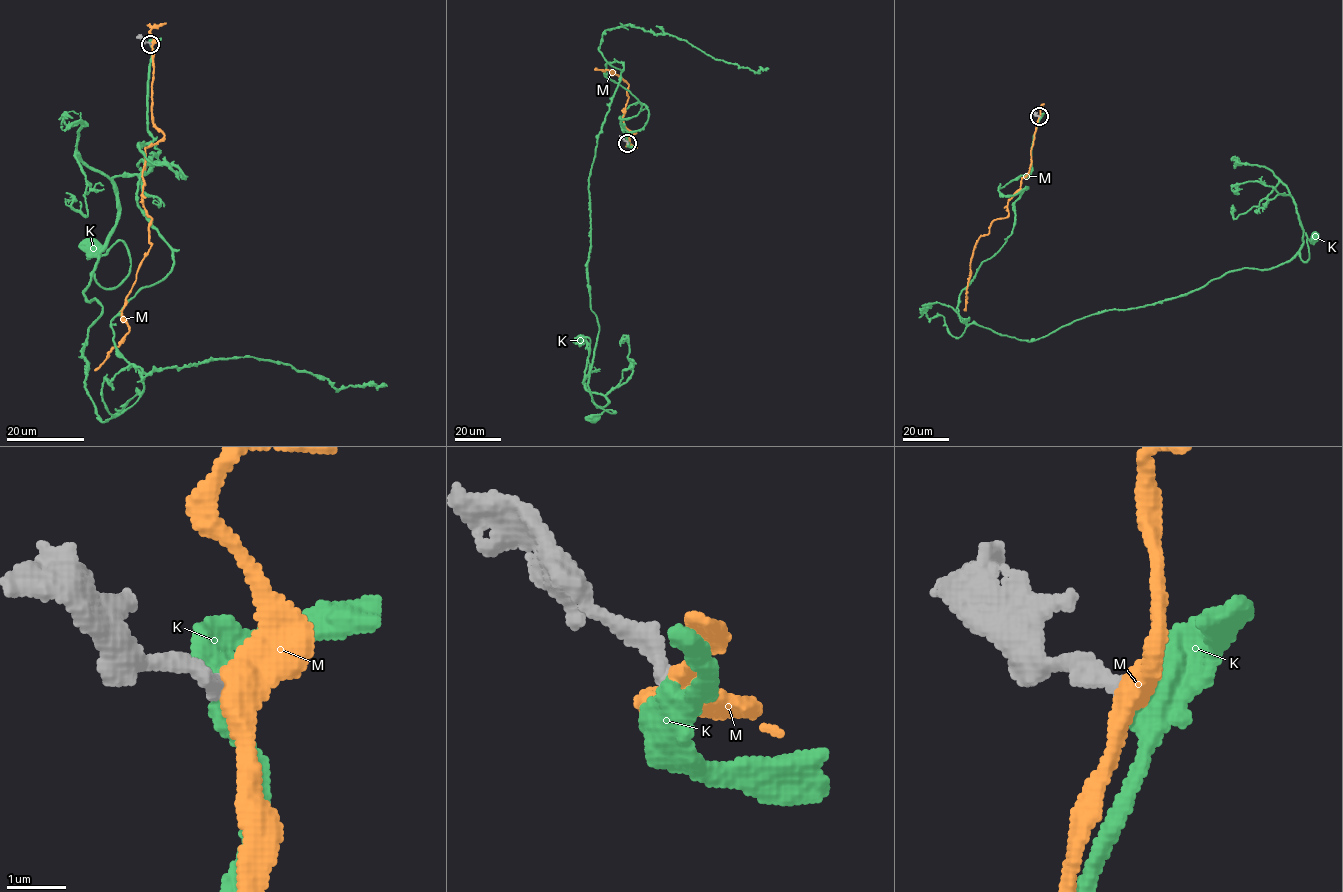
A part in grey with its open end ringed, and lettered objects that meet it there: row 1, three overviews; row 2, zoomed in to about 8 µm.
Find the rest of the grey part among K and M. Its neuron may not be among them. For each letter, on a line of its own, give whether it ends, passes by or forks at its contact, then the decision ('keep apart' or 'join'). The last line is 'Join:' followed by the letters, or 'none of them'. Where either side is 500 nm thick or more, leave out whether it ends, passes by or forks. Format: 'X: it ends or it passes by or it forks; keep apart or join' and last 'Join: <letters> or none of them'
K: it passes by; join
M: it passes by; keep apart
Join: K

